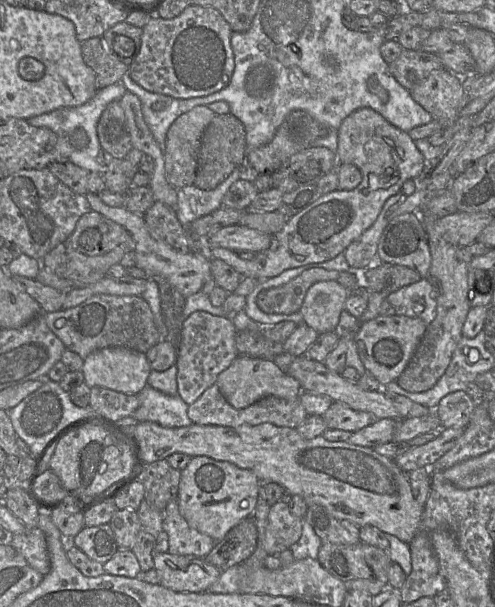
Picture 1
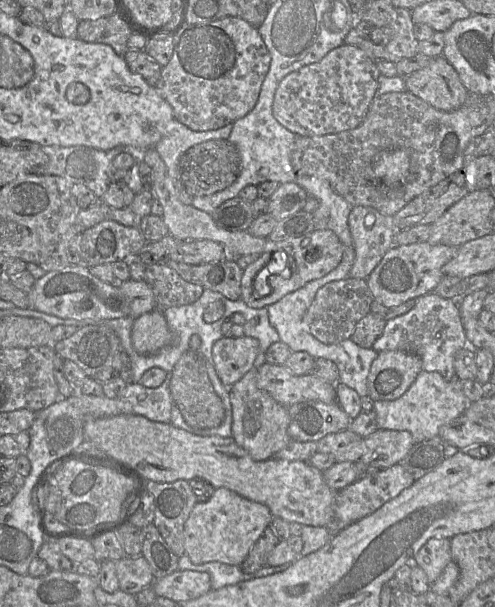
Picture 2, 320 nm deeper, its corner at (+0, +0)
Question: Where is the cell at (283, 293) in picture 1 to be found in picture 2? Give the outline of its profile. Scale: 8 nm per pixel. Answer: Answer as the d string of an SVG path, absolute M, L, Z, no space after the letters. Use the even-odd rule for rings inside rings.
M347 277L325 284L316 292L315 298L304 316L308 331L323 344L336 344L350 339L356 324L370 311L373 301L367 279Z

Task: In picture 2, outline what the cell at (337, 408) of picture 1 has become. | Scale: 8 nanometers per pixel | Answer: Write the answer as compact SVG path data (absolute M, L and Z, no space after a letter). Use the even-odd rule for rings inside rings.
M349 428L317 441L317 451L334 456L336 462L356 463L364 453L364 438Z

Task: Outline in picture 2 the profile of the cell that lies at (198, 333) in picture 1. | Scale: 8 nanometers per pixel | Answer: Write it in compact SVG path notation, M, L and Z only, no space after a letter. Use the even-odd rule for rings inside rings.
M246 335L239 338L223 336L212 348L215 371L224 386L230 388L249 370L259 353L259 341Z

